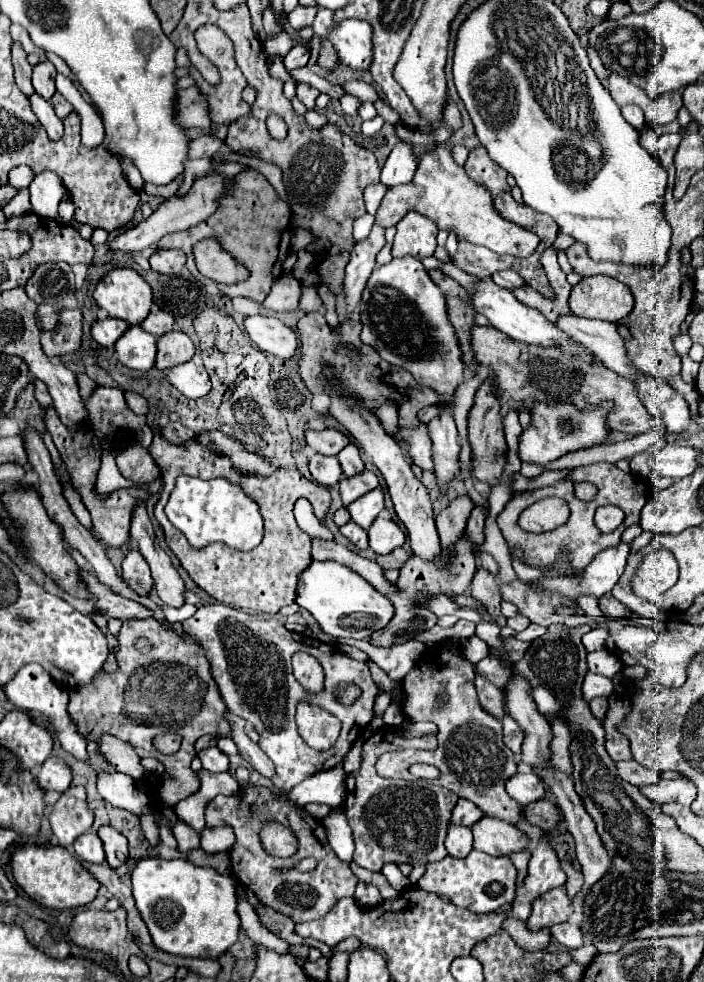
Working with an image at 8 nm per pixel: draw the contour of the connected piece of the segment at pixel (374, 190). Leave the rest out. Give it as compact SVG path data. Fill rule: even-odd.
M374 184L374 186L368 186L368 188L364 190L364 202L366 202L366 210L368 210L370 214L376 214L376 210L378 210L378 206L380 206L386 190L388 190L388 188L386 188L384 184Z

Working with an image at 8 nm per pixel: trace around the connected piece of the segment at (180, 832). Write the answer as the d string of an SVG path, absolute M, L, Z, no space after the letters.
M176 820L172 830L174 830L174 836L178 838L182 854L200 846L200 832L194 832L194 828L188 828L188 824L182 824L180 820Z

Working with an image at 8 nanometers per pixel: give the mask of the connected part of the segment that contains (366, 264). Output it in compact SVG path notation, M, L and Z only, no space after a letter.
M374 226L370 236L358 244L354 244L352 254L350 254L350 262L346 266L346 276L344 276L344 284L342 284L342 294L346 300L346 318L350 320L356 304L360 302L362 290L376 266L376 254L382 250L382 246L386 244L384 240L384 230L380 226Z

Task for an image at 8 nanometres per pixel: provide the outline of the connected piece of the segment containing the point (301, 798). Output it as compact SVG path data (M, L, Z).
M336 766L326 772L316 772L314 776L306 778L284 796L300 806L306 806L308 802L322 802L328 804L330 808L338 808L344 802L344 794L346 794L344 780L346 780L344 768Z

